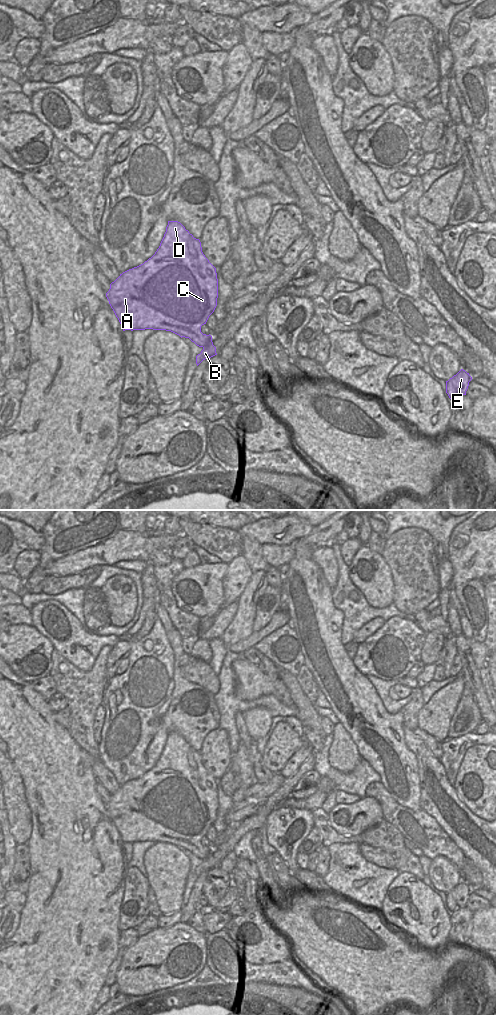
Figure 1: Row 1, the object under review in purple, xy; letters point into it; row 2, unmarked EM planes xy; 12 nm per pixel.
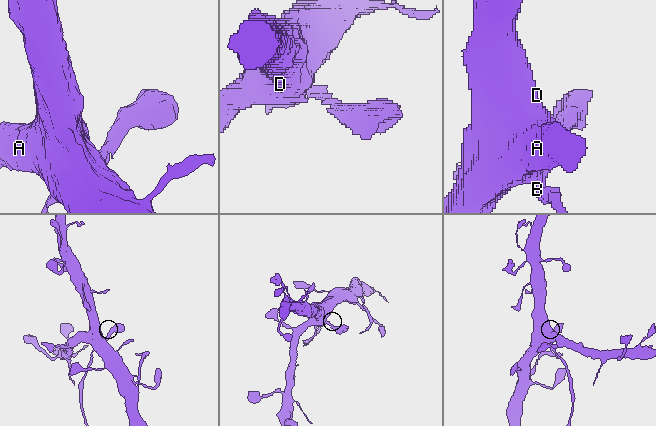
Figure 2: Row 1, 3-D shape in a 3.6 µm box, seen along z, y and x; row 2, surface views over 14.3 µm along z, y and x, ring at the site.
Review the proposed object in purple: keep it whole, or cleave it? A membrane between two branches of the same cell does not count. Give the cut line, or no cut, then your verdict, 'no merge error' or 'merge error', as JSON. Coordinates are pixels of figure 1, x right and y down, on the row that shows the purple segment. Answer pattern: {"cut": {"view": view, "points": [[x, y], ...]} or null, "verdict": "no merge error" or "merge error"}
{"cut": {"view": "xy", "points": [[211, 341], [203, 348]]}, "verdict": "merge error"}

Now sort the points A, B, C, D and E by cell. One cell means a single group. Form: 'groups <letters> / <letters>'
groups A C D E / B

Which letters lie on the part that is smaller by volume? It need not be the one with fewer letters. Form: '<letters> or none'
B.

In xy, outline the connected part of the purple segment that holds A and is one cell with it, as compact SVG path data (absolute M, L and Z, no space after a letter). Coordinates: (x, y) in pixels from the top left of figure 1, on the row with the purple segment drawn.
M168 221L166 232L155 254L143 264L120 274L110 284L106 297L123 331L145 329L171 331L181 338L189 338L197 346L203 348L212 342L212 336L203 334L201 326L206 324L217 306L216 268L203 254L200 240L194 238L178 221Z

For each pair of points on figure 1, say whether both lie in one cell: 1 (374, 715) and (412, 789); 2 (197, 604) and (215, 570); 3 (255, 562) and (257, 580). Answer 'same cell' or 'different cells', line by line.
1: same cell
2: same cell
3: different cells

